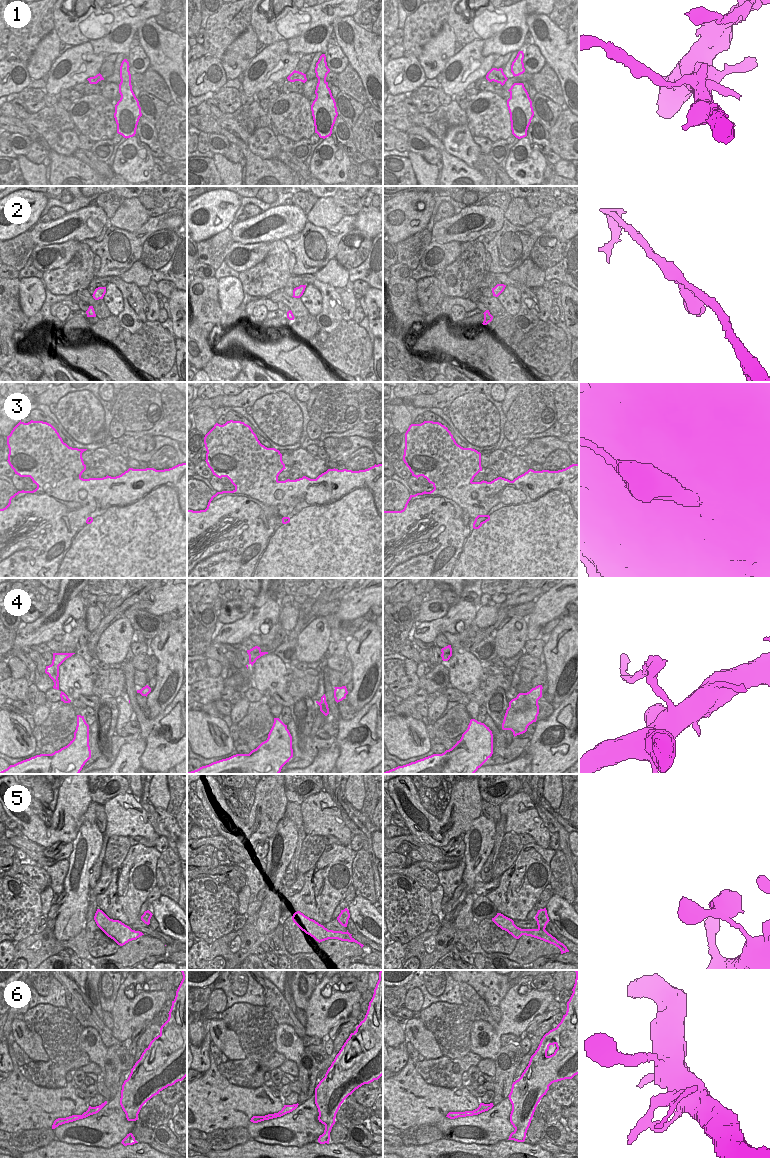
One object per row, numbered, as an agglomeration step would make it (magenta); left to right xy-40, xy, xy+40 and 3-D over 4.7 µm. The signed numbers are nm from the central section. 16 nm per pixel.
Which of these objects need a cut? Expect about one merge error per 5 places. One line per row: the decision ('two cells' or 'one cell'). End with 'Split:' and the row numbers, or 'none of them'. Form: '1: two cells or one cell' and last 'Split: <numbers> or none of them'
1: two cells
2: one cell
3: two cells
4: two cells
5: one cell
6: one cell
Split: 1, 3, 4

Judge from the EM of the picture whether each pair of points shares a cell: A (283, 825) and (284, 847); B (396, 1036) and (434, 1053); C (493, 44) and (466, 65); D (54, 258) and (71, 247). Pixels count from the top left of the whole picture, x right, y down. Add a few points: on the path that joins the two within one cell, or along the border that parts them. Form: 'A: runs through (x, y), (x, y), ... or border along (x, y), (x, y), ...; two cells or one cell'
A: runs through (284, 830), (284, 842); one cell
B: border along (404, 1030), (407, 1039); two cells
C: border along (483, 40), (482, 54), (486, 57); two cells
D: runs through (58, 256), (67, 250); one cell

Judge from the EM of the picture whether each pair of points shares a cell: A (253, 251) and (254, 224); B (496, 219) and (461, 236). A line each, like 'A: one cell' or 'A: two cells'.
A: two cells
B: one cell

